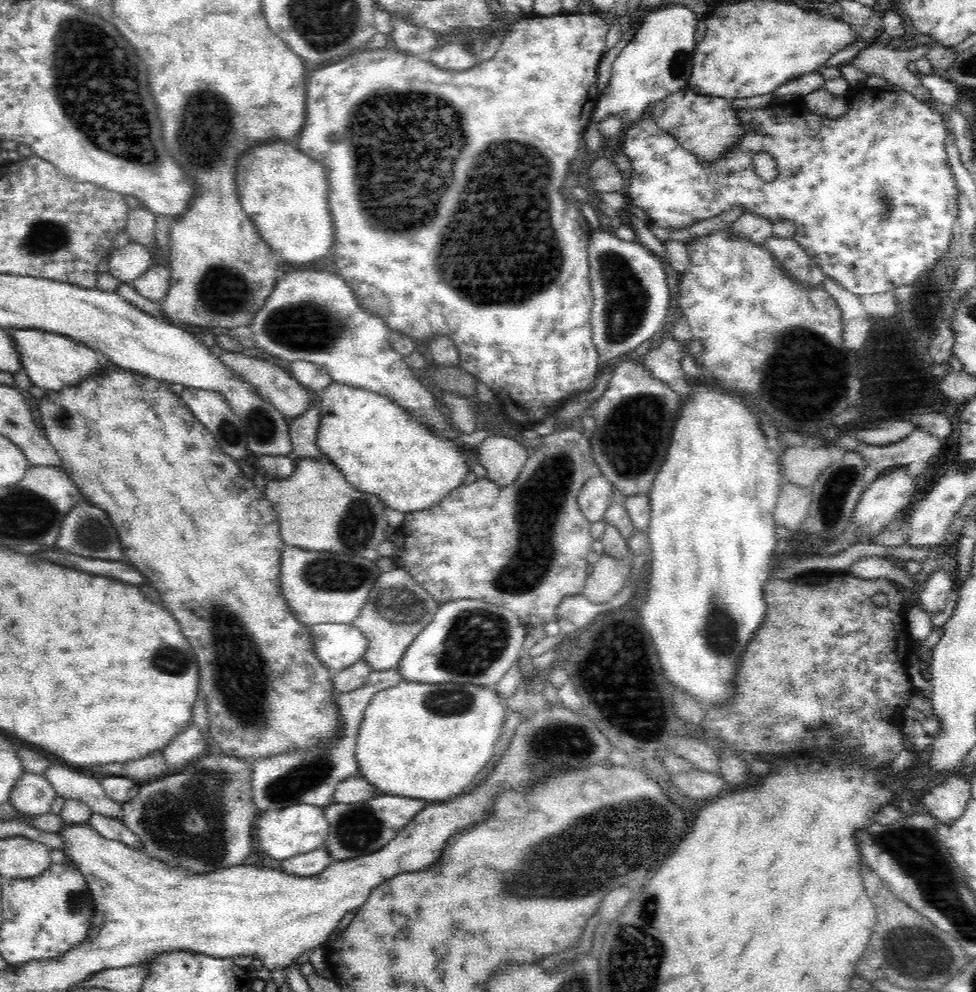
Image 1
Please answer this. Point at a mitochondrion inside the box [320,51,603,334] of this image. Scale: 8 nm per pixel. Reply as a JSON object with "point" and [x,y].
{"point":[425,115]}

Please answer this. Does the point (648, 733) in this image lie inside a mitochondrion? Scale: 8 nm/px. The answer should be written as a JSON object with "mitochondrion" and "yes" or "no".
{"mitochondrion":"no"}

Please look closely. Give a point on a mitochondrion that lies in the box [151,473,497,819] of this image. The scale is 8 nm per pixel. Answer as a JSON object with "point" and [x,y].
{"point":[239,673]}

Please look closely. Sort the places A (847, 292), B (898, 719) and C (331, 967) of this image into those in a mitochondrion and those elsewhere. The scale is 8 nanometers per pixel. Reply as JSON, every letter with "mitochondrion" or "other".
{"A":"other","B":"other","C":"other"}

